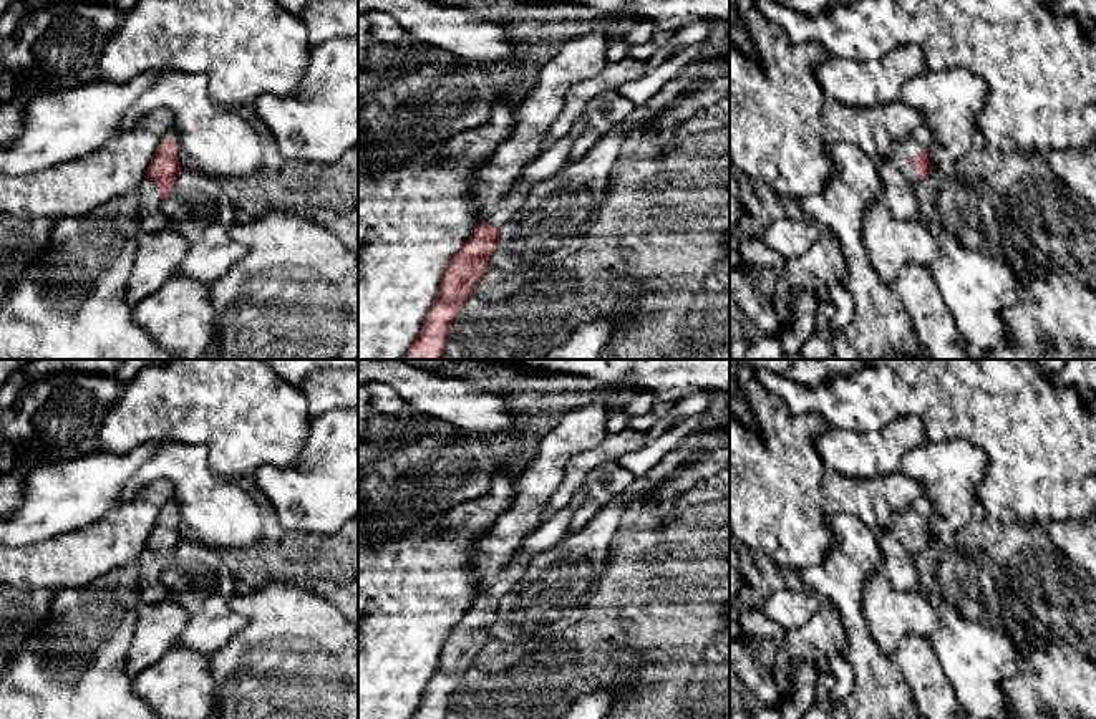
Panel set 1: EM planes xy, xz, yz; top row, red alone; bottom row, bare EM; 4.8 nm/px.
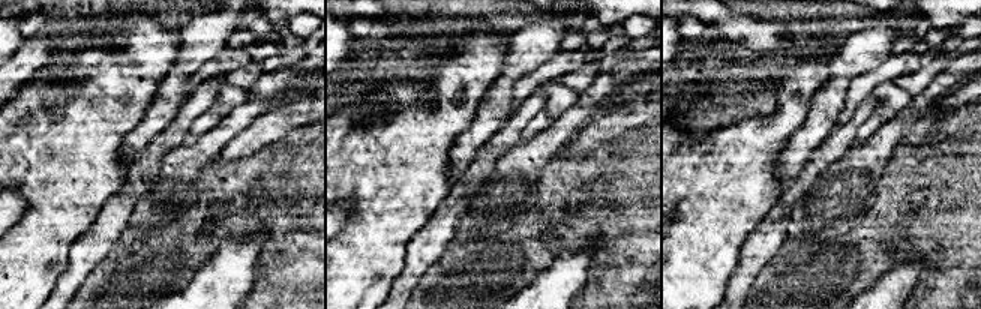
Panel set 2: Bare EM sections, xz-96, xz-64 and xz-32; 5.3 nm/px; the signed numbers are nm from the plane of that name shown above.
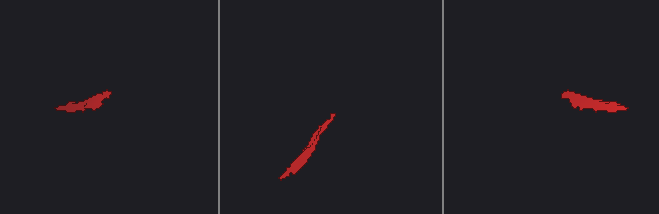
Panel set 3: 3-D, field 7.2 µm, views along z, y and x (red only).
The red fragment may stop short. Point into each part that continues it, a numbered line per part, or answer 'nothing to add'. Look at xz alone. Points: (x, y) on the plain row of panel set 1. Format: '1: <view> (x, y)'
1: xz (552, 529)

